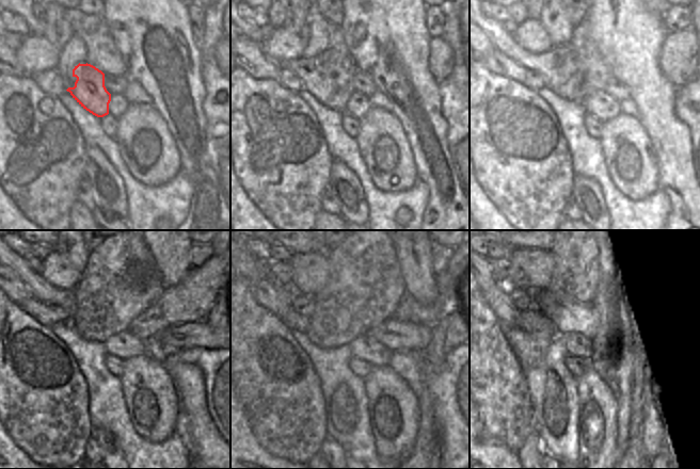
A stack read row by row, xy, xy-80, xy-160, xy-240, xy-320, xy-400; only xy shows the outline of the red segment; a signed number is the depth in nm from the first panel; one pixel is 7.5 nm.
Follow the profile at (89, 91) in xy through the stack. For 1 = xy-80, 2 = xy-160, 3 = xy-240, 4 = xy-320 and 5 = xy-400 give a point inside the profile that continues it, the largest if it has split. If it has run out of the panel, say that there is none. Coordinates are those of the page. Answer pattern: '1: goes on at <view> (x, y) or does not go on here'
1: goes on at xy-80 (334, 87)
2: goes on at xy-160 (576, 79)
3: goes on at xy-240 (127, 281)
4: goes on at xy-320 (368, 288)
5: goes on at xy-400 (593, 272)

